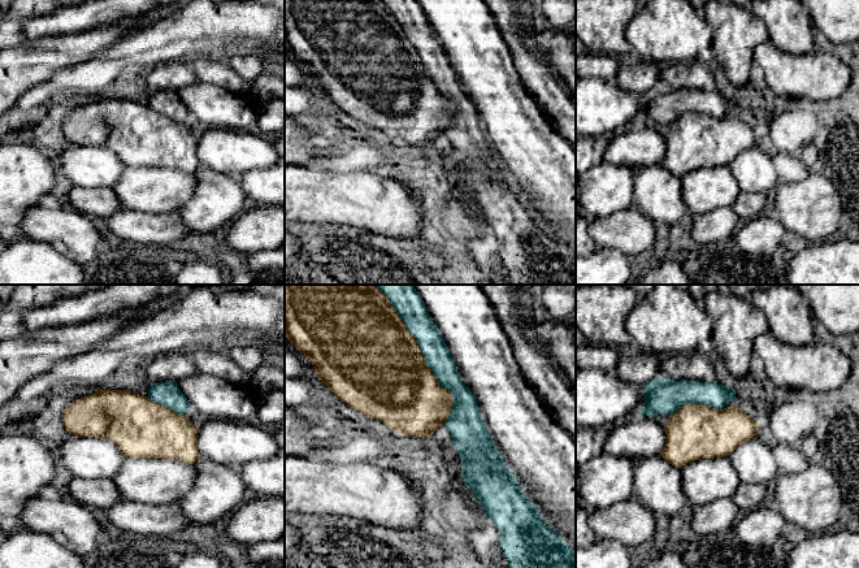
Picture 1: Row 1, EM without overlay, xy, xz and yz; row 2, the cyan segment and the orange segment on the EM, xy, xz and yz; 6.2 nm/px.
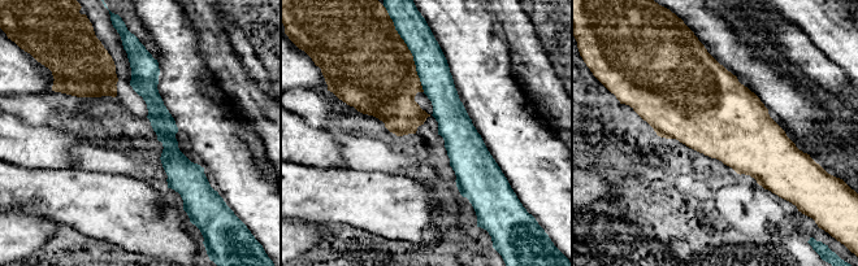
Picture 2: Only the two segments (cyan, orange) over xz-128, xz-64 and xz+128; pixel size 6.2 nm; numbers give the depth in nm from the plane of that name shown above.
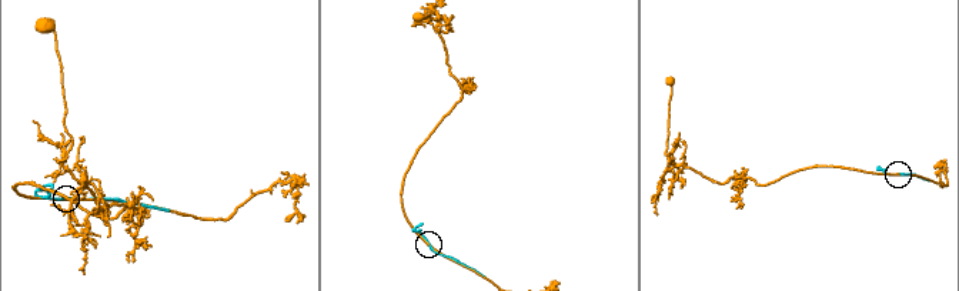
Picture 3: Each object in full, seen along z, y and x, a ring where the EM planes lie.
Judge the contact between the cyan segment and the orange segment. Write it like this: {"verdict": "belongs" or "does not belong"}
{"verdict": "does not belong"}

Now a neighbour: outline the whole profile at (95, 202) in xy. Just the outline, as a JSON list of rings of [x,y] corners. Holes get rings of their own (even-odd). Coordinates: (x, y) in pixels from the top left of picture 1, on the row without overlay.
[[[73,187],[66,199],[66,207],[88,217],[107,218],[122,209],[114,191],[101,187]]]

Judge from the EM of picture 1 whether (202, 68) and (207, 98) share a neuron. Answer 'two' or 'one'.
two

